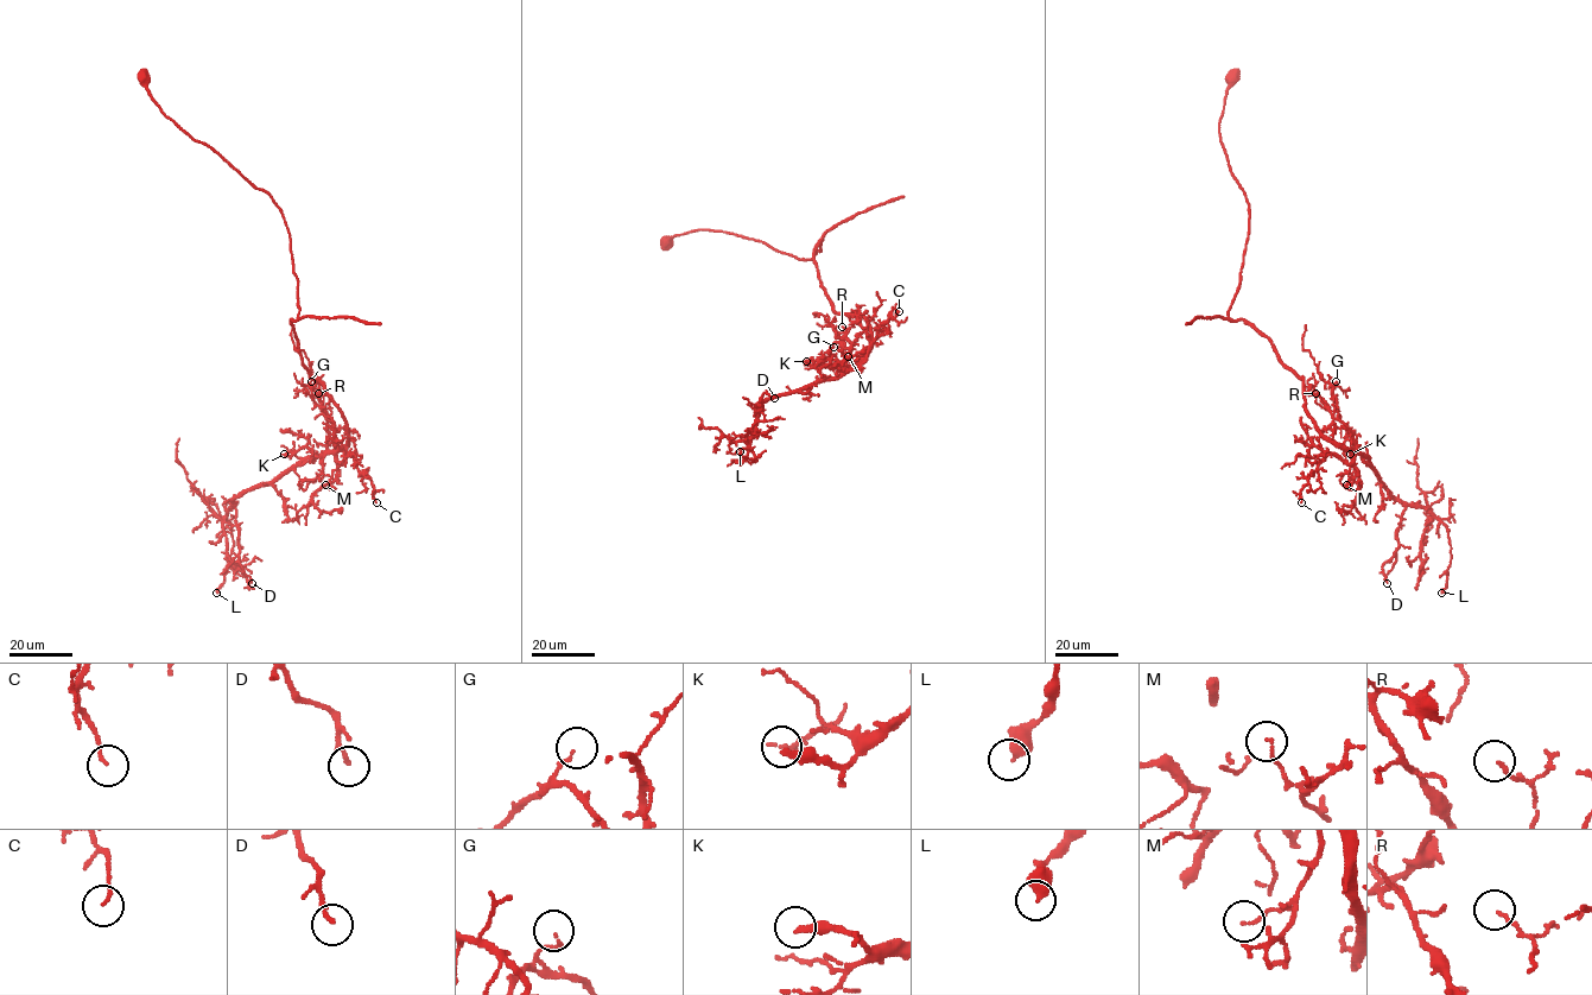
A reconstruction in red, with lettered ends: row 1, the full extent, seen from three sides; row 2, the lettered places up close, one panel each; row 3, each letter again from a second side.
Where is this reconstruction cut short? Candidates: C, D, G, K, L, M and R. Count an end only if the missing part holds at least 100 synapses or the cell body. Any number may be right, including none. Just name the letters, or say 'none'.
none

